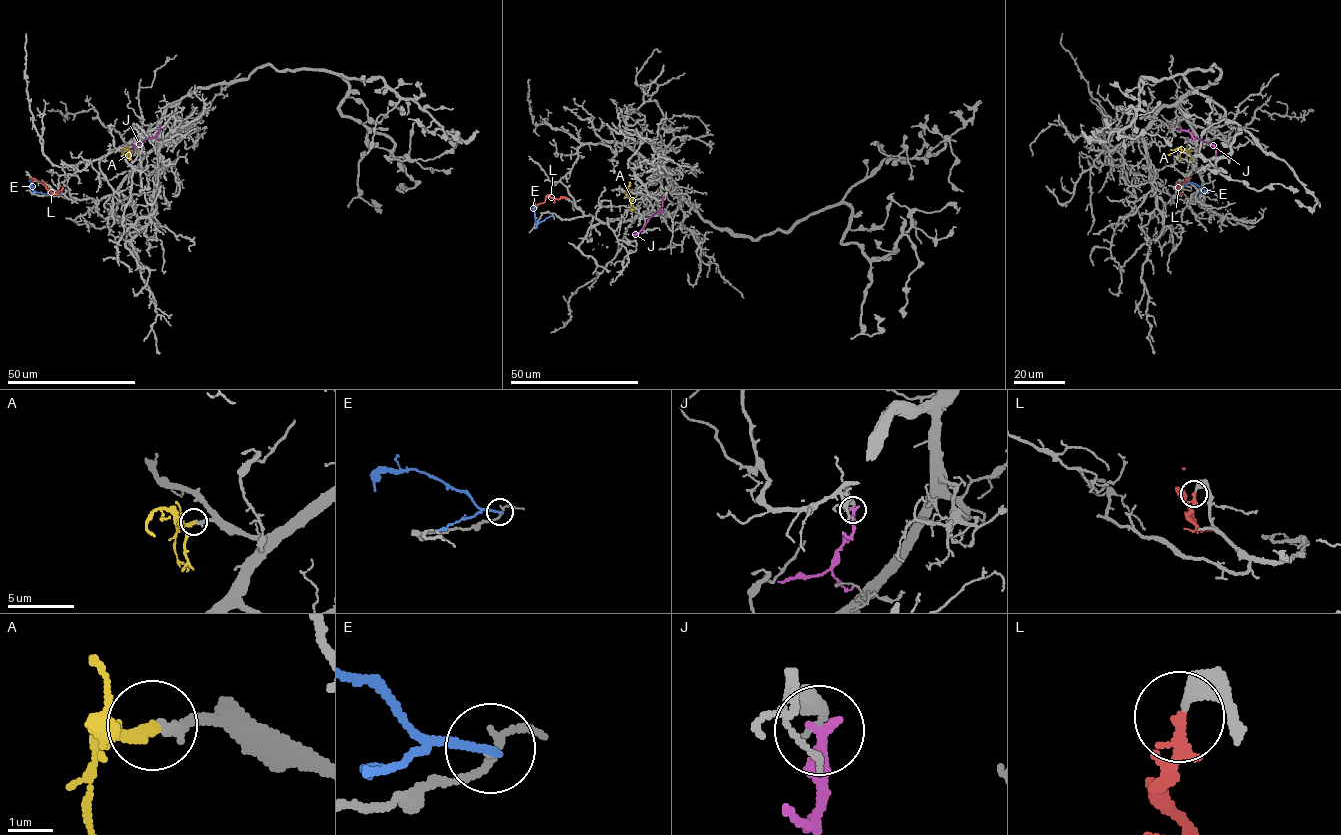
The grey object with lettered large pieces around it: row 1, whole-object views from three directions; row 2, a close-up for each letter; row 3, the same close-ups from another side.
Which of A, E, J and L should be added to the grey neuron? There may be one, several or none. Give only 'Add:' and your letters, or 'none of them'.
Add: A, L

